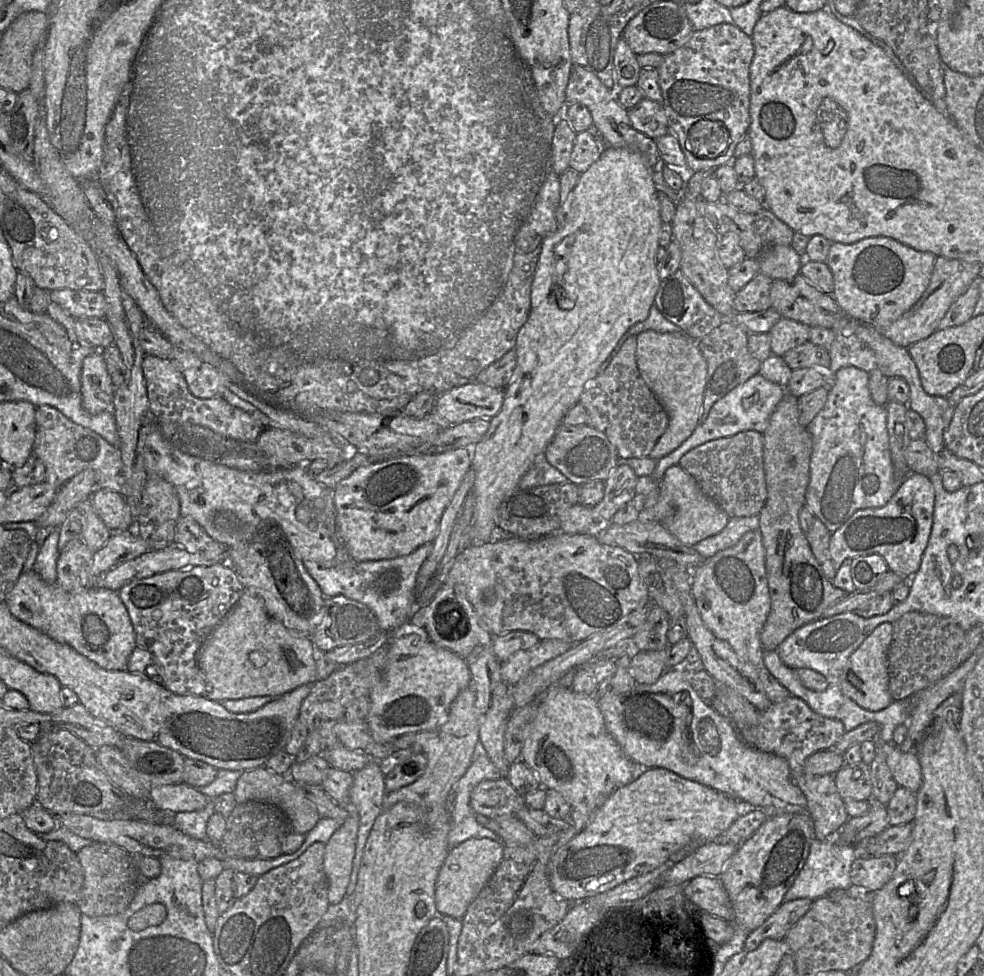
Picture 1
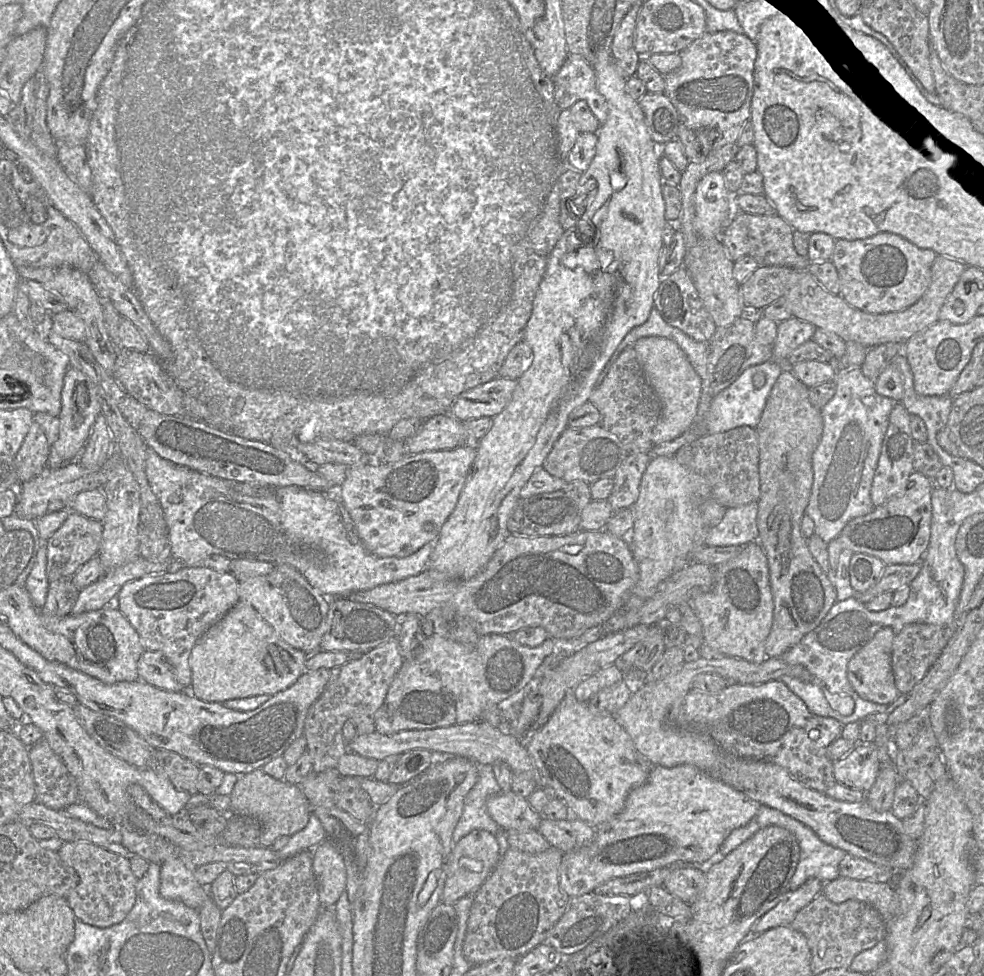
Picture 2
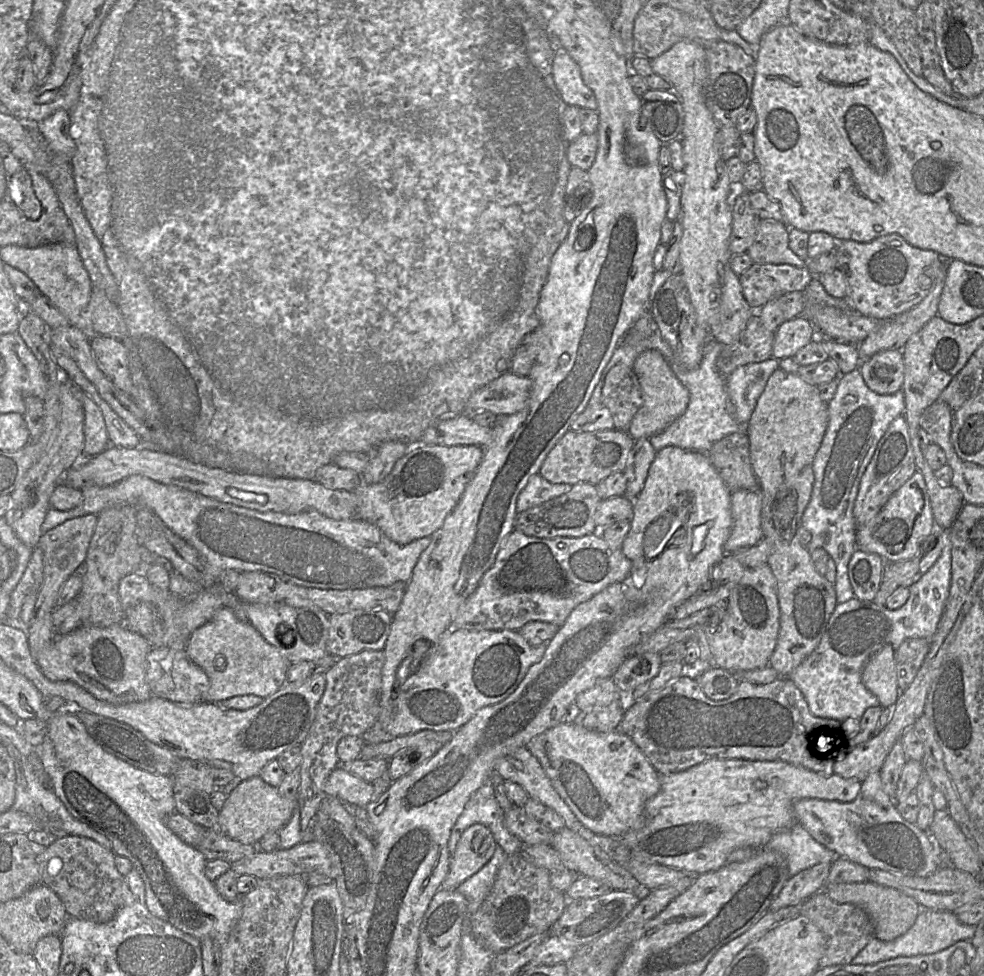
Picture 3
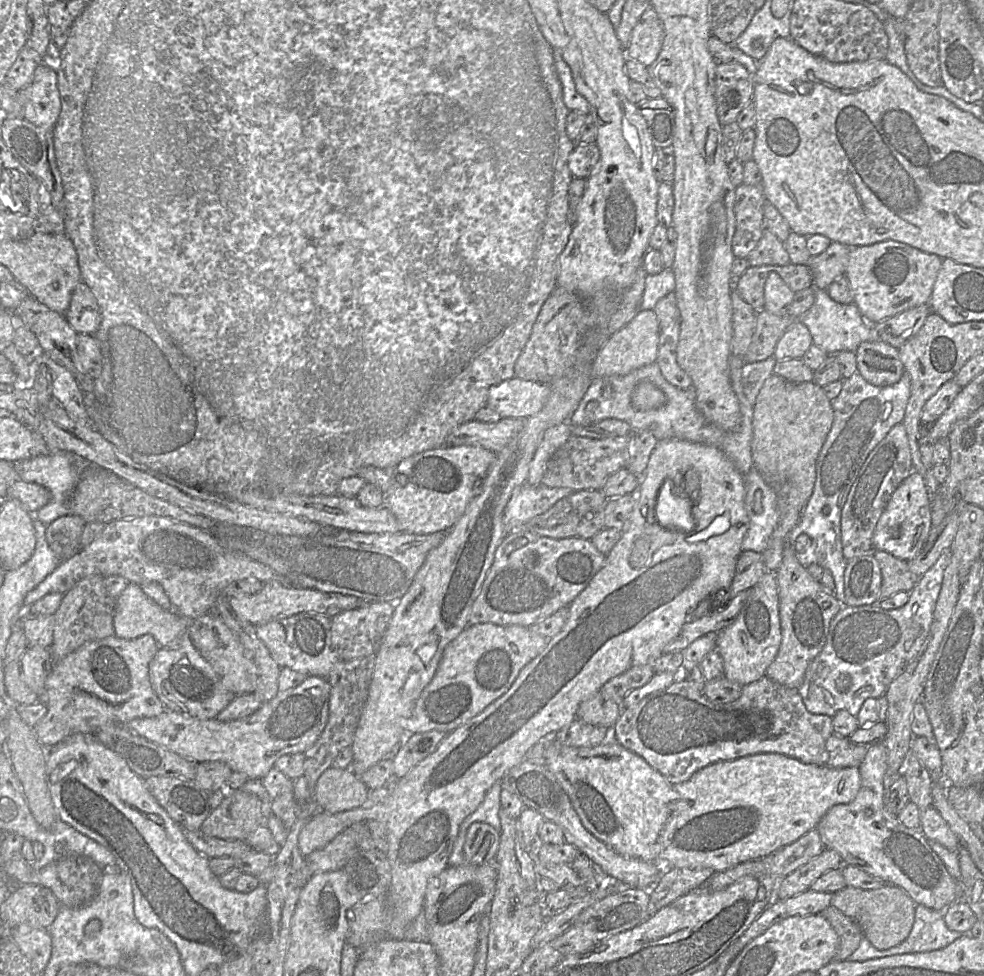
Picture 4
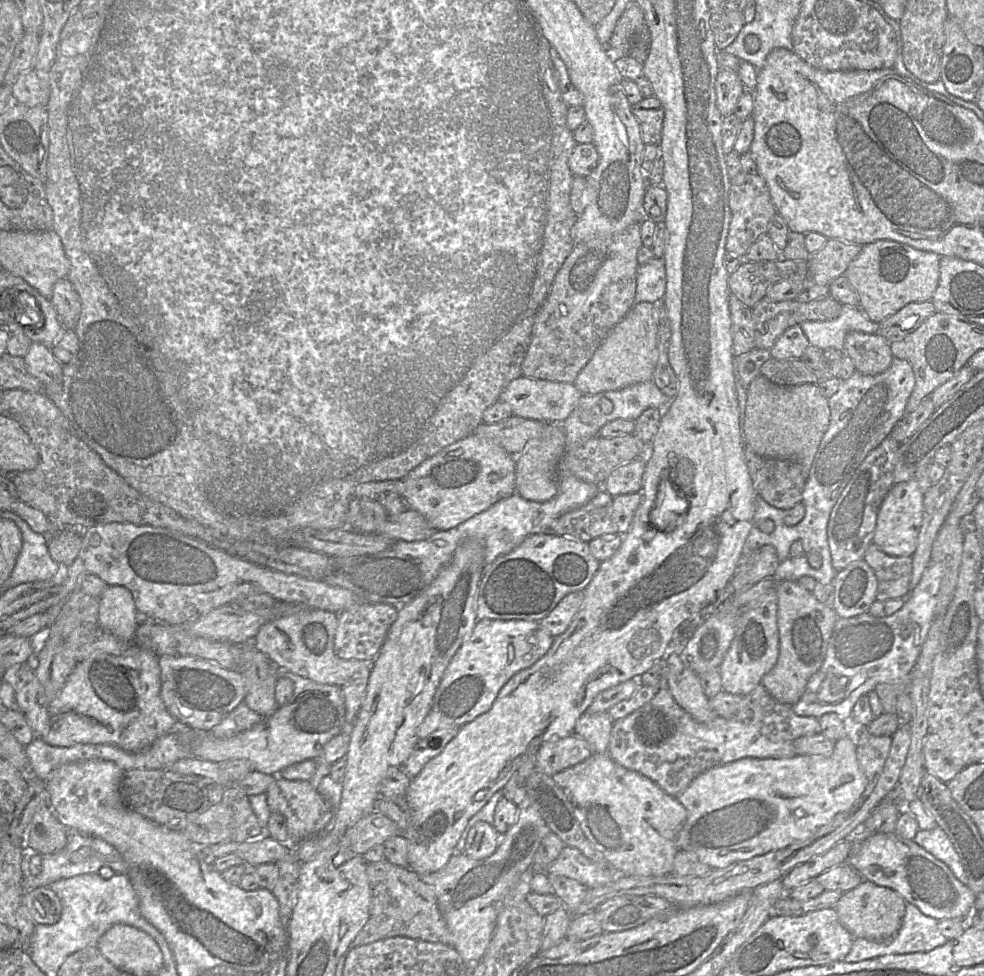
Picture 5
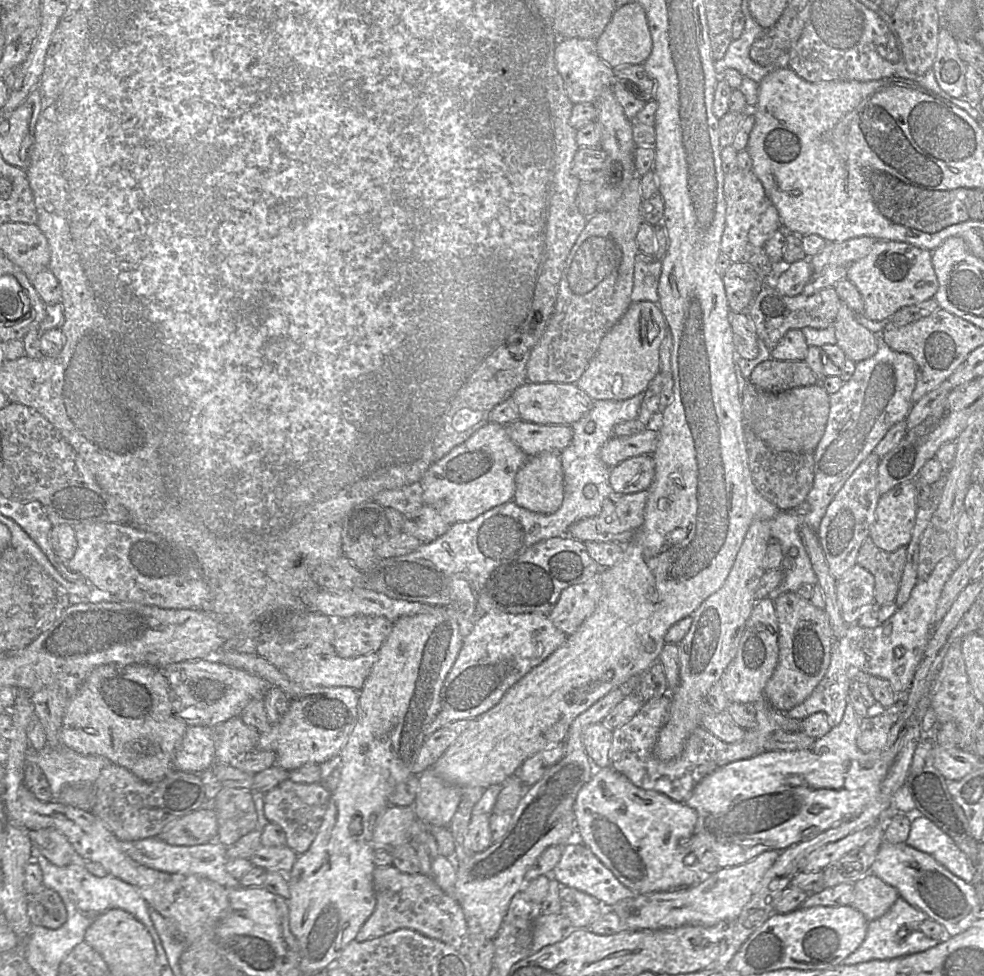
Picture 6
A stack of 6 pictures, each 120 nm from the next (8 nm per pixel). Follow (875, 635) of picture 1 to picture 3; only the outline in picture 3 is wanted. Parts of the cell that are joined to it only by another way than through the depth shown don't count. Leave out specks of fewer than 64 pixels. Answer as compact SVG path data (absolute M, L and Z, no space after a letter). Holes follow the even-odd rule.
M890 644L875 653L865 664L861 680L863 685L874 694L882 708L894 706L899 697L895 650Z

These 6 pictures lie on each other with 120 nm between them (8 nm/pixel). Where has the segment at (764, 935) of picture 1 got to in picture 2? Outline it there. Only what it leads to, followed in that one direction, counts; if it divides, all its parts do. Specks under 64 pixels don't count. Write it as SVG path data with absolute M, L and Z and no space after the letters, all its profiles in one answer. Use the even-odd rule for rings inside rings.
M813 877L797 889L785 892L780 901L751 927L751 934L758 935L776 926L790 925L796 913L810 903L823 886L824 882Z

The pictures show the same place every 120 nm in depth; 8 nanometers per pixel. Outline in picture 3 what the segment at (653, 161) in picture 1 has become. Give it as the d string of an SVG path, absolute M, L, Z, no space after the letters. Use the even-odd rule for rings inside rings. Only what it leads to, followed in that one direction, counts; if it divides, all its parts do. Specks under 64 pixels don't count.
M561 47L554 53L552 73L561 100L567 106L597 112L597 101L581 76L579 65Z

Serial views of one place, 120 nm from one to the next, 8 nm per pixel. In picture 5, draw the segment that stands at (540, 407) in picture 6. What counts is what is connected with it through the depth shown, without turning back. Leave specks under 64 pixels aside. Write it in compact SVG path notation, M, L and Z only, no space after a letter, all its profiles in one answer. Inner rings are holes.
M522 375L506 386L499 401L509 404L516 416L547 423L562 423L574 410L581 396L581 392L573 383L528 378Z

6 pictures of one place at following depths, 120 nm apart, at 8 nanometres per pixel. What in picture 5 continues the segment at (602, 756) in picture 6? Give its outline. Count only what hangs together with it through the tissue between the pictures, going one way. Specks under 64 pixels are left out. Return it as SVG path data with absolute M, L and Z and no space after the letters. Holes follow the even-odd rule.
M585 711L576 722L575 733L589 743L594 753L607 753L614 721L608 711Z

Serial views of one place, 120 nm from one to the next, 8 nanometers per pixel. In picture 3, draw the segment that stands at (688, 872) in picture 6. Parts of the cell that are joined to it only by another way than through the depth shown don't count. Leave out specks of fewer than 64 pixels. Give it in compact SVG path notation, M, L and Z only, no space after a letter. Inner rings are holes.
M563 721L535 737L527 747L586 828L620 838L643 827L645 804L659 792L661 775L629 736L618 729L600 733Z

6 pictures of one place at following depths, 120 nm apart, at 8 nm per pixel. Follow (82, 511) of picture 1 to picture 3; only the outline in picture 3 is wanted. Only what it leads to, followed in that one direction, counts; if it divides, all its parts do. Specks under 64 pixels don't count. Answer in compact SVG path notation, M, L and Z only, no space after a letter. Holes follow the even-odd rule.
M95 514L83 515L66 520L42 535L38 546L43 552L44 578L38 591L33 620L55 609L62 585L83 568L97 522L98 517Z

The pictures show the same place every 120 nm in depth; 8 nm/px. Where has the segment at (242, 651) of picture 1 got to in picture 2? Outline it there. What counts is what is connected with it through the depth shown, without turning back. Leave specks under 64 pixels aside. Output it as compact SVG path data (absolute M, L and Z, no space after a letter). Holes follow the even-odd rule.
M238 601L194 645L189 658L192 682L189 690L200 700L218 703L265 694L272 696L290 687L305 672L307 657L303 651L282 640L252 605Z

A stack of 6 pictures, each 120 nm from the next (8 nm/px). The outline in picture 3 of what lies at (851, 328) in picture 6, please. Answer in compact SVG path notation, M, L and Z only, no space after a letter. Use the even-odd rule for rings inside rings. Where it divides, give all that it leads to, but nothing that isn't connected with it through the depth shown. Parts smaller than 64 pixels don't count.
M883 350L859 365L859 370L867 387L880 395L888 395L902 390L904 363L902 350Z

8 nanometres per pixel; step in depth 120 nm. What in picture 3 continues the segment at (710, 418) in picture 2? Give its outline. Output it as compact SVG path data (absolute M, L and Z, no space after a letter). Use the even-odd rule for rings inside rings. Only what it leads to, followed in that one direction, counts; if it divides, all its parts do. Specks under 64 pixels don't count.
M771 357L736 368L726 378L726 389L735 419L743 426L749 422L757 400L771 374L779 369L779 360Z

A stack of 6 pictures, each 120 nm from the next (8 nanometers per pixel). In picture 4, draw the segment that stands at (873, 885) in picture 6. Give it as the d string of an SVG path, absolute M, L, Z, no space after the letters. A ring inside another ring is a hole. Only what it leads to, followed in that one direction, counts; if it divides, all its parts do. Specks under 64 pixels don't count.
M891 884L870 890L845 886L832 894L831 904L856 921L864 938L878 950L890 949L907 938L916 908L916 903L905 891Z

